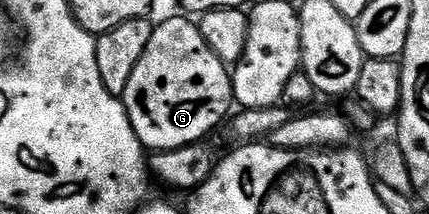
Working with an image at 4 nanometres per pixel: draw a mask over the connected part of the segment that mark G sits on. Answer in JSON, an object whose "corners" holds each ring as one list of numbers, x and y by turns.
{"corners":[[193,18,166,19,155,26,152,41,136,65,121,100,142,146,151,152,175,151,201,143,209,131,231,114,234,84,227,64,204,41,202,28]]}

